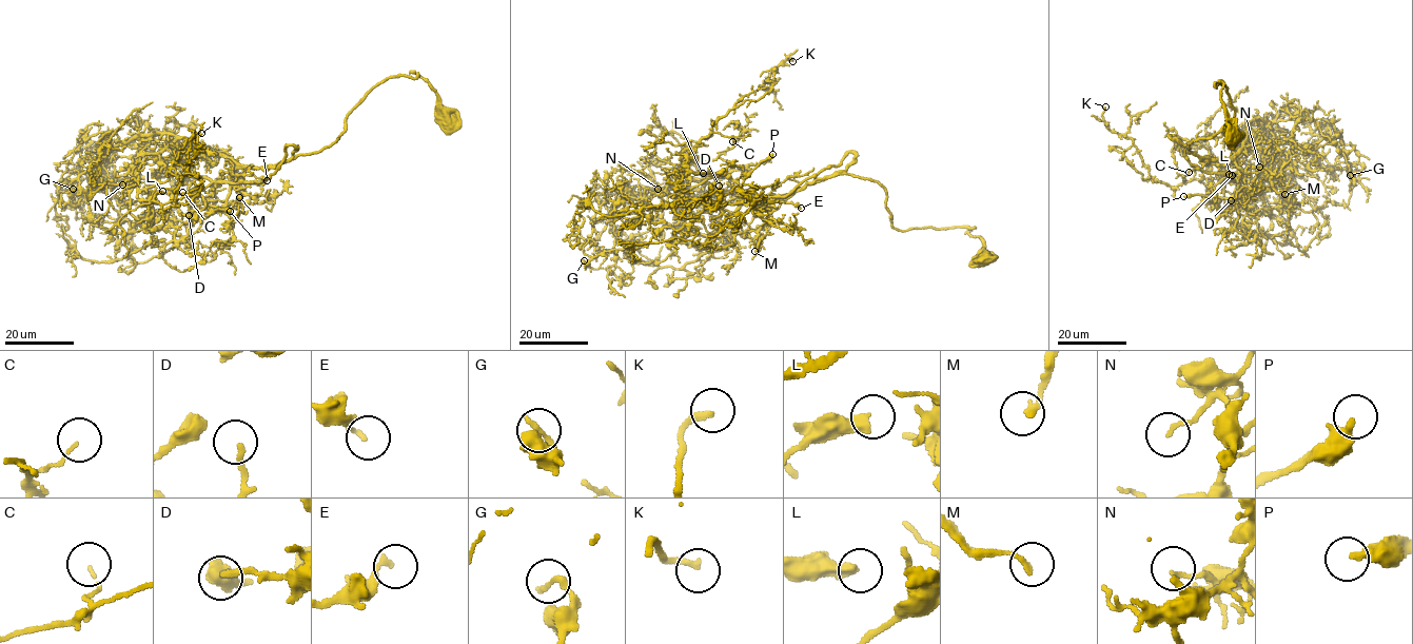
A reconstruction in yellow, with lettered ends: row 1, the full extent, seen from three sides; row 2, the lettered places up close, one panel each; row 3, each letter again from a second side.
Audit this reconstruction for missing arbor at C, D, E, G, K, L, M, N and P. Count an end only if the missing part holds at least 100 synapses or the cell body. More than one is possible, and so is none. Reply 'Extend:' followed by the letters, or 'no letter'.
Extend: M

